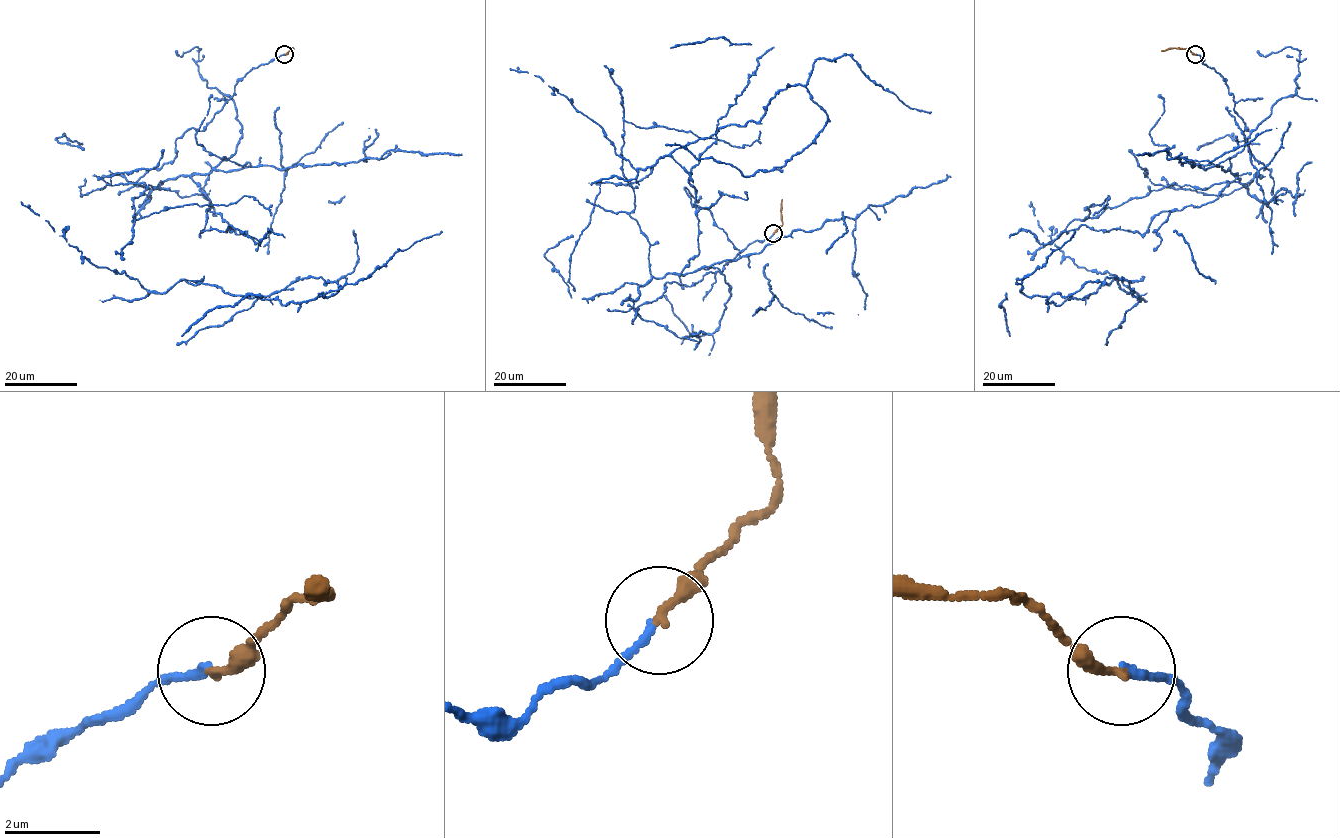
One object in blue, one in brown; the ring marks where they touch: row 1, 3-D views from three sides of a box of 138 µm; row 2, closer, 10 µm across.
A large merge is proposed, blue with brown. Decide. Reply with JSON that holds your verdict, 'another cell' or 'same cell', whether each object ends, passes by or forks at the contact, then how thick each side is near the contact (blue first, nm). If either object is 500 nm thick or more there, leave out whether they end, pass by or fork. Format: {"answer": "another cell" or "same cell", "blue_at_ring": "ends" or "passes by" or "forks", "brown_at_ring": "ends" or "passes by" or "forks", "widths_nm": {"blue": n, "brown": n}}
{"answer": "same cell", "blue_at_ring": "ends", "brown_at_ring": "ends", "widths_nm": {"blue": 160, "brown": 220}}

